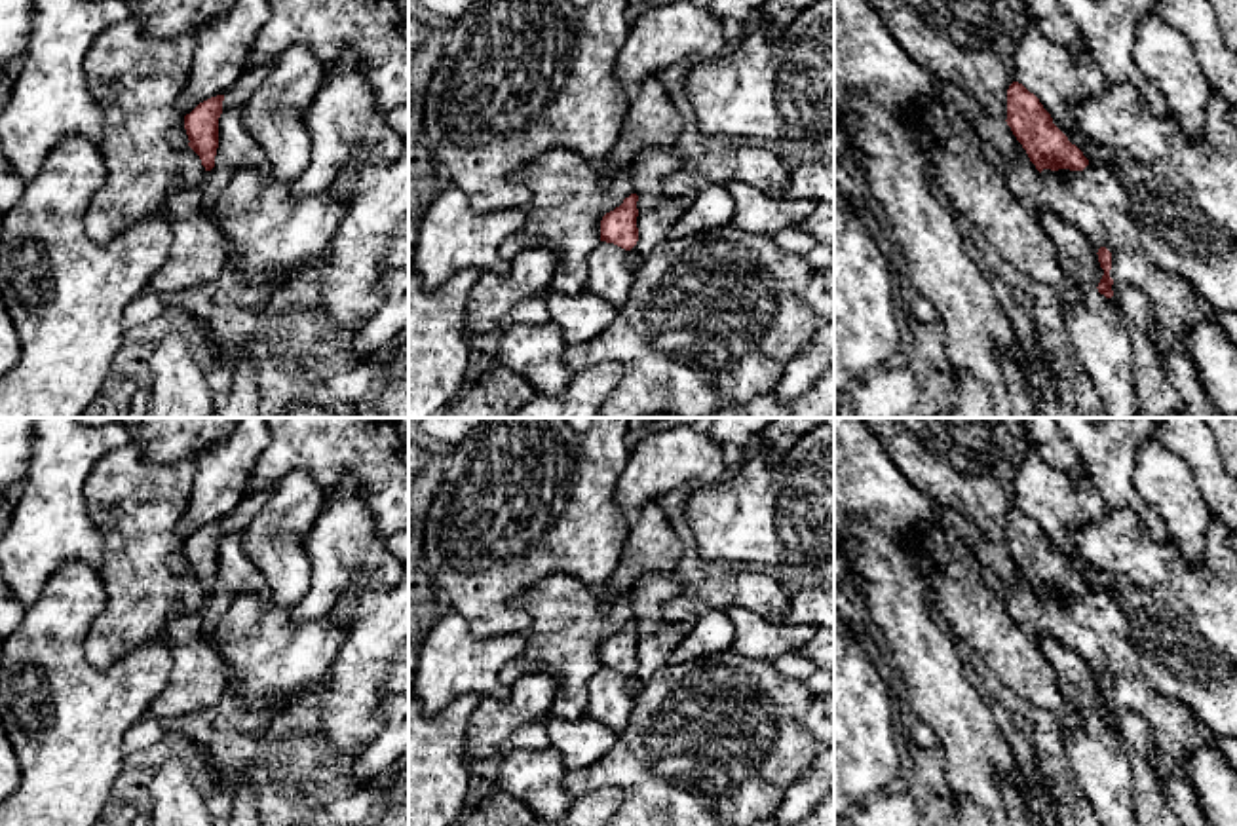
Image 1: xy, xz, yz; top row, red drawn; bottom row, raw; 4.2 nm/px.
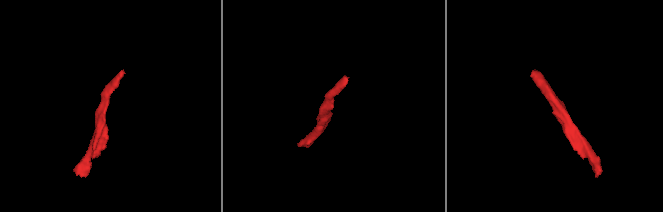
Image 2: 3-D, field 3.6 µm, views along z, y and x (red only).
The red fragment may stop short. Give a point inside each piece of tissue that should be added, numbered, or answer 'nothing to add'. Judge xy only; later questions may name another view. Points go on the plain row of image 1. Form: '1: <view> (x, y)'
1: xy (249, 506)

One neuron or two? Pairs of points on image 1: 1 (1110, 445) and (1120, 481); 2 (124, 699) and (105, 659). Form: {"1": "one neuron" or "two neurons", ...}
{"1": "one neuron", "2": "two neurons"}

